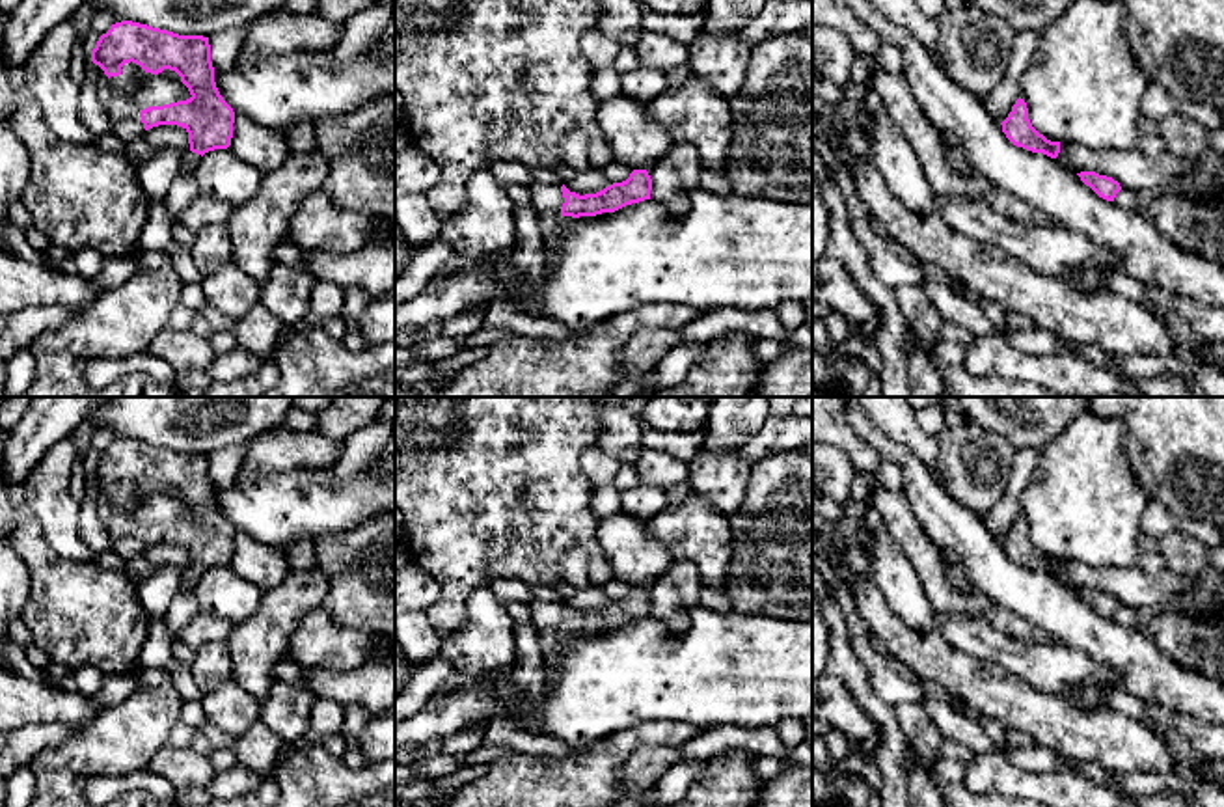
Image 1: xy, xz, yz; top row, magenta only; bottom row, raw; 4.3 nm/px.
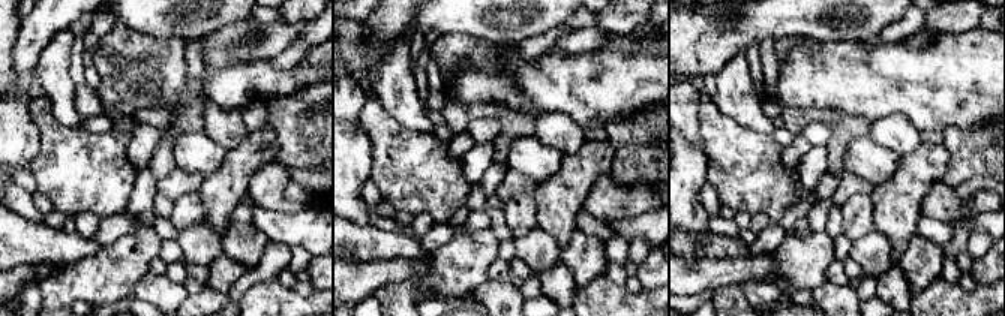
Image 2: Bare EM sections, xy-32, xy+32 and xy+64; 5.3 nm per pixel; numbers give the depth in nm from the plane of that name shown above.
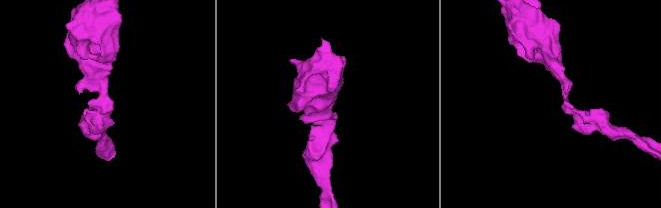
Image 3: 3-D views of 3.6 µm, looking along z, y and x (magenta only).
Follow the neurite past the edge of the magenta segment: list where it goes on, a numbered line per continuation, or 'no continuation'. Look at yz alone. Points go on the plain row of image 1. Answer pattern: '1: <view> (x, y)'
no continuation

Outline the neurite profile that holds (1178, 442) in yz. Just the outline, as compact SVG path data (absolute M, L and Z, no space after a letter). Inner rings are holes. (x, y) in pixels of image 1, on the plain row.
M1084 397L1099 417L1116 417L1131 436L1129 462L1146 494L1174 516L1207 520L1224 529L1224 397Z

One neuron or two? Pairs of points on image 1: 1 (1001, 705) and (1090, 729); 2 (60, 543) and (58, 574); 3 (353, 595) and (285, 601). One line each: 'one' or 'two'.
1: one
2: two
3: two

